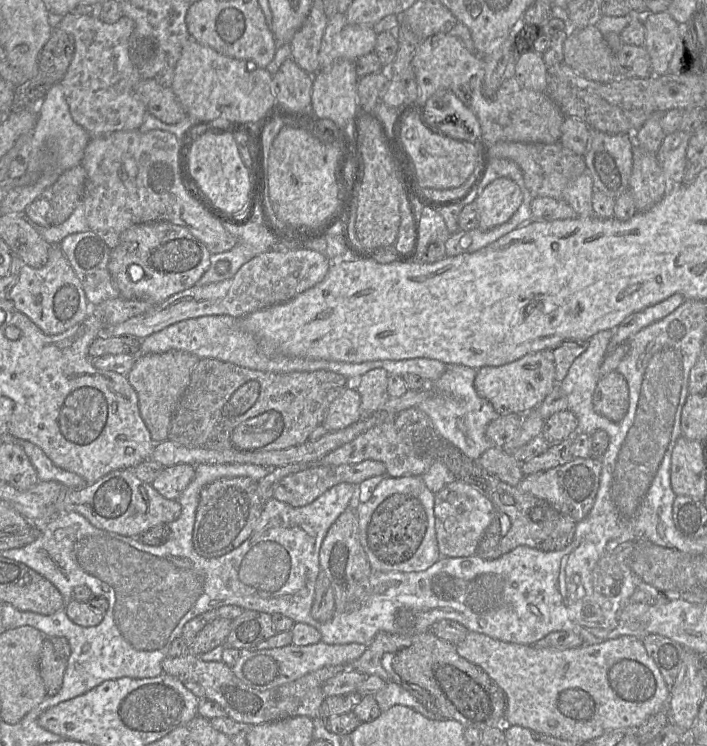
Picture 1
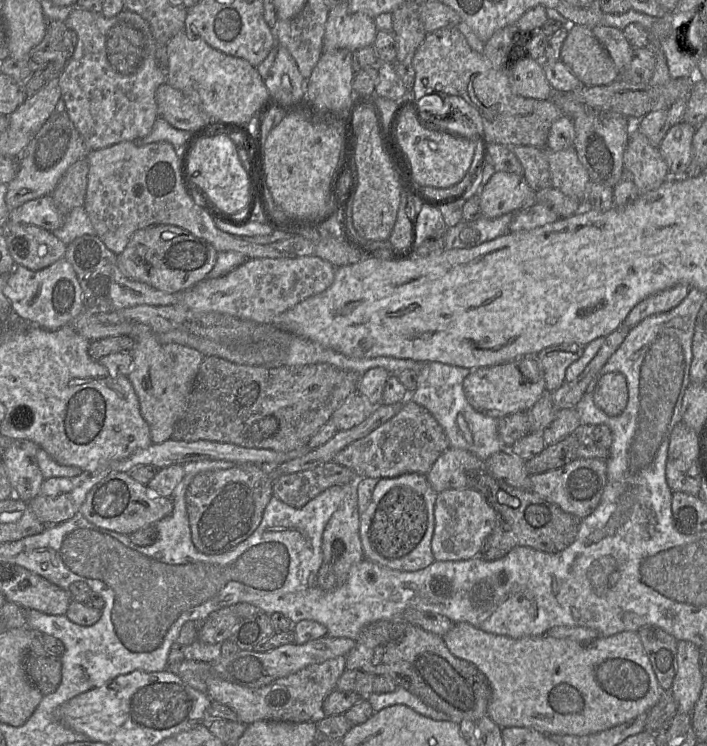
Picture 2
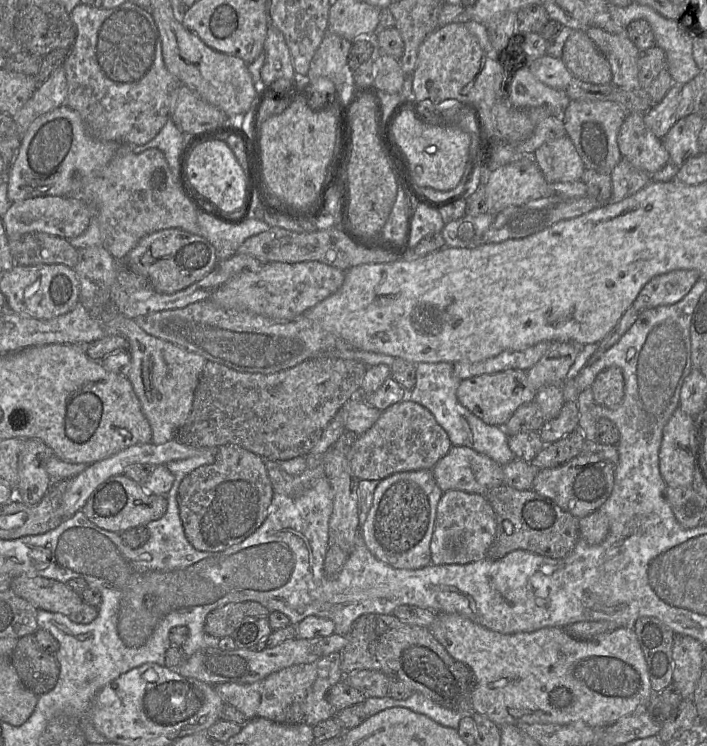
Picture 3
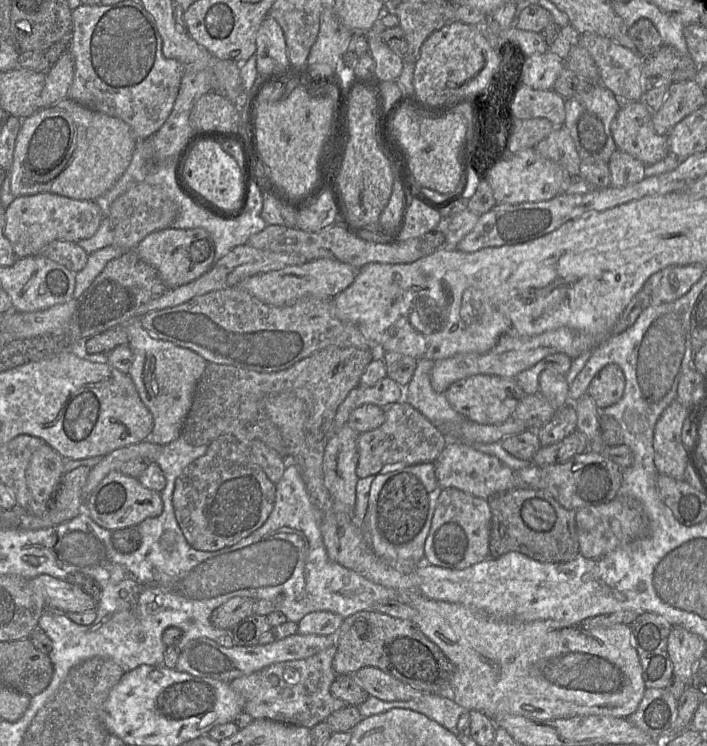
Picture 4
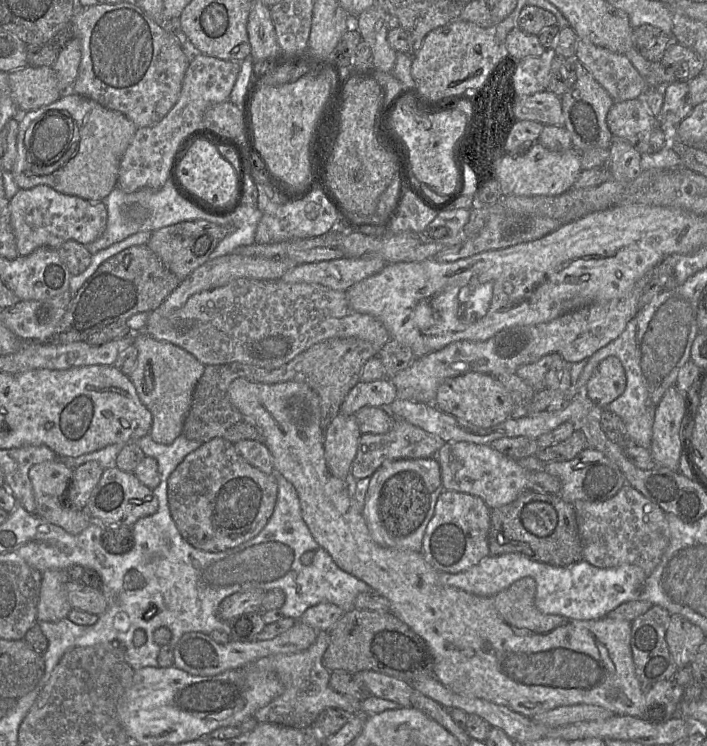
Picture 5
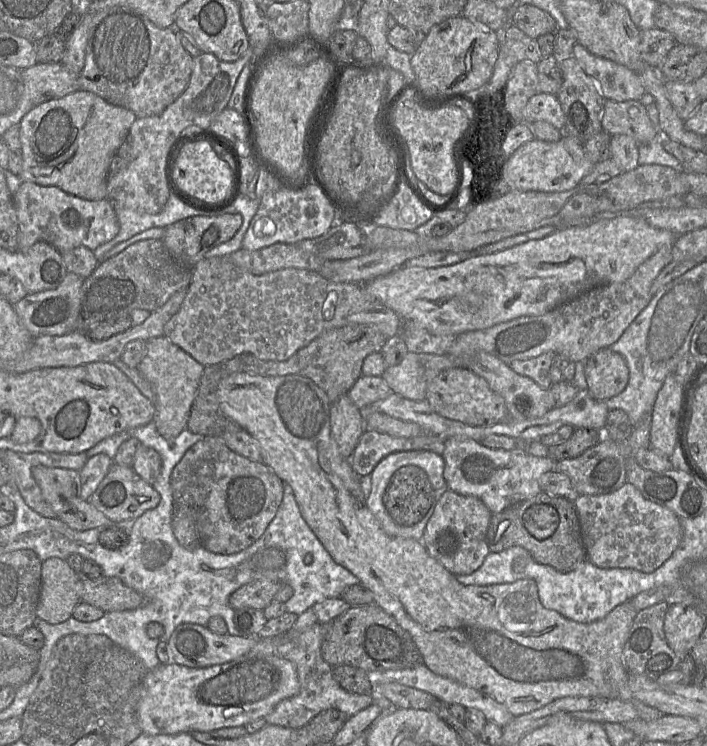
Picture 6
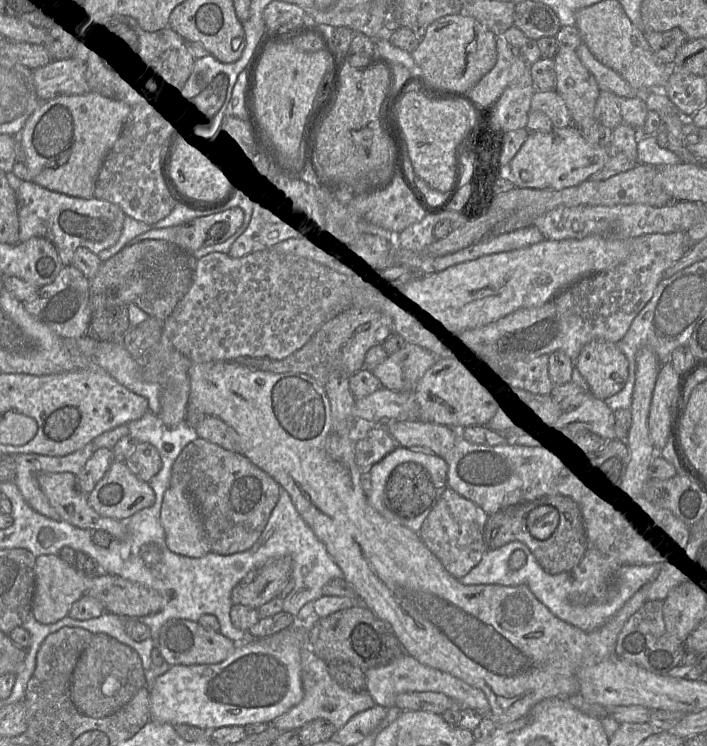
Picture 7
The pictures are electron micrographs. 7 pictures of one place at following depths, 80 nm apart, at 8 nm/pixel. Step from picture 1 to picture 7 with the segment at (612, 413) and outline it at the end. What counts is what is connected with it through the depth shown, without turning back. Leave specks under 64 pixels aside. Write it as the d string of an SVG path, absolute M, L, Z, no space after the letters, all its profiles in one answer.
M593 340L586 344L575 366L589 384L589 391L605 400L623 389L629 376L625 354L613 342Z

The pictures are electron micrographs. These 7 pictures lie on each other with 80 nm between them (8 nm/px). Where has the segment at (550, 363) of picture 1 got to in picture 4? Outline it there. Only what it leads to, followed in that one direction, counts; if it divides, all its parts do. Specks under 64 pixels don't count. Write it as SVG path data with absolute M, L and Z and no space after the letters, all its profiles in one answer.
M488 374L469 376L452 383L444 392L451 407L463 417L479 424L500 424L509 419L525 396L516 378Z

